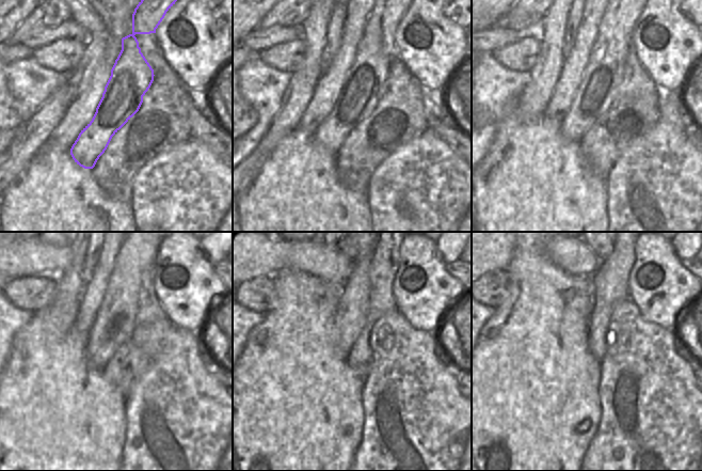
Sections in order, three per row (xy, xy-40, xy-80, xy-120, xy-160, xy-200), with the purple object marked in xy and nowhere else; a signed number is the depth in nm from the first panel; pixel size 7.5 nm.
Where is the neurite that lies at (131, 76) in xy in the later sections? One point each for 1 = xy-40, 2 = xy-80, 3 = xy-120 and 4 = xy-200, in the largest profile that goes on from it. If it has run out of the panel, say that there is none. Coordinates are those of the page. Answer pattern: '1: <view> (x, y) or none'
1: xy-40 (359, 97)
2: xy-80 (596, 93)
3: xy-120 (132, 281)
4: xy-200 (612, 277)

